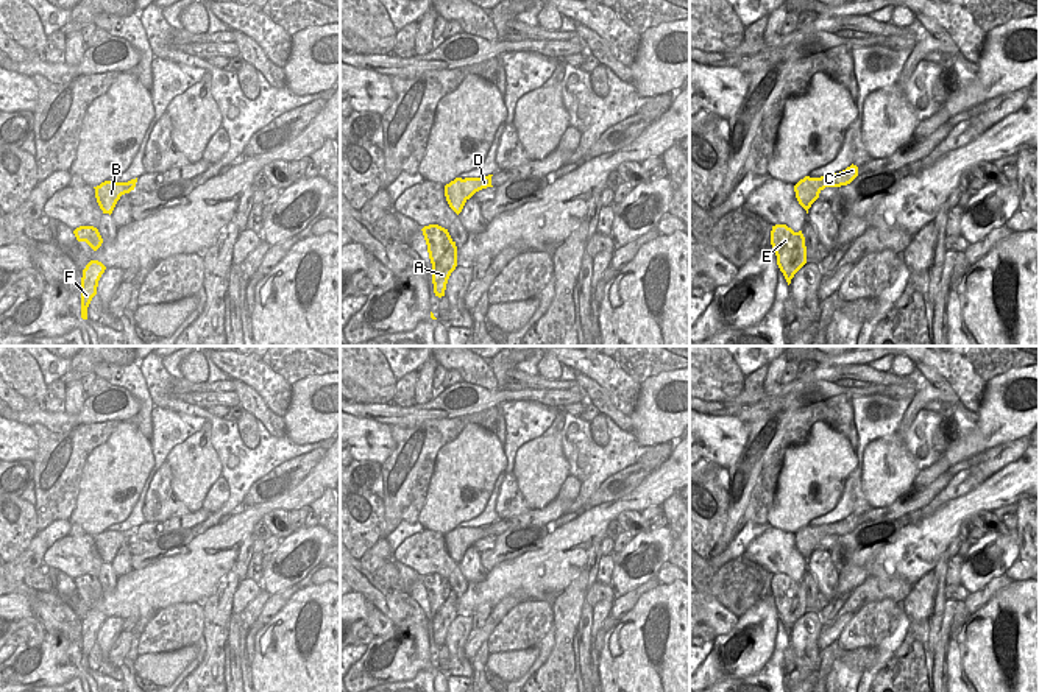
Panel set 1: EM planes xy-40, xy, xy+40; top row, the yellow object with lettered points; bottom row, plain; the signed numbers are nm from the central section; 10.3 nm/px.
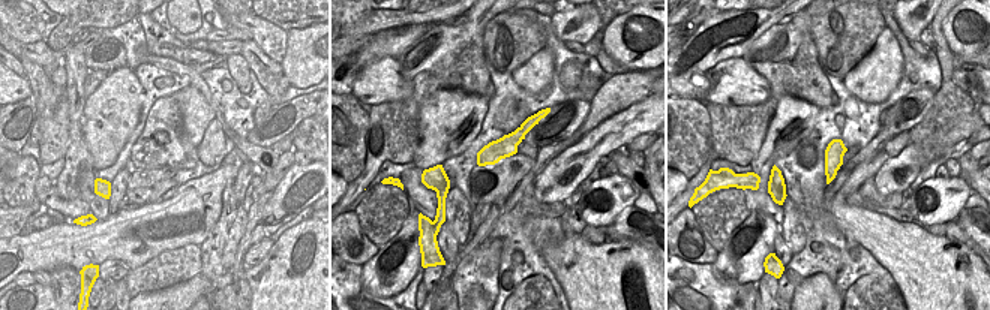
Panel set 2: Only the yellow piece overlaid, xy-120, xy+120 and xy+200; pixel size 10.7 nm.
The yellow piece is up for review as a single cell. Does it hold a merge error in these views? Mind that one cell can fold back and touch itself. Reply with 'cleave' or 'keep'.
cleave

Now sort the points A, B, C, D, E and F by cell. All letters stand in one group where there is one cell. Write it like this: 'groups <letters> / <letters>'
groups A B C D F / E

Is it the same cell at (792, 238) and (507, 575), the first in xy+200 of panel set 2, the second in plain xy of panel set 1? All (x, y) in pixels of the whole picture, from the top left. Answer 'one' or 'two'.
two

